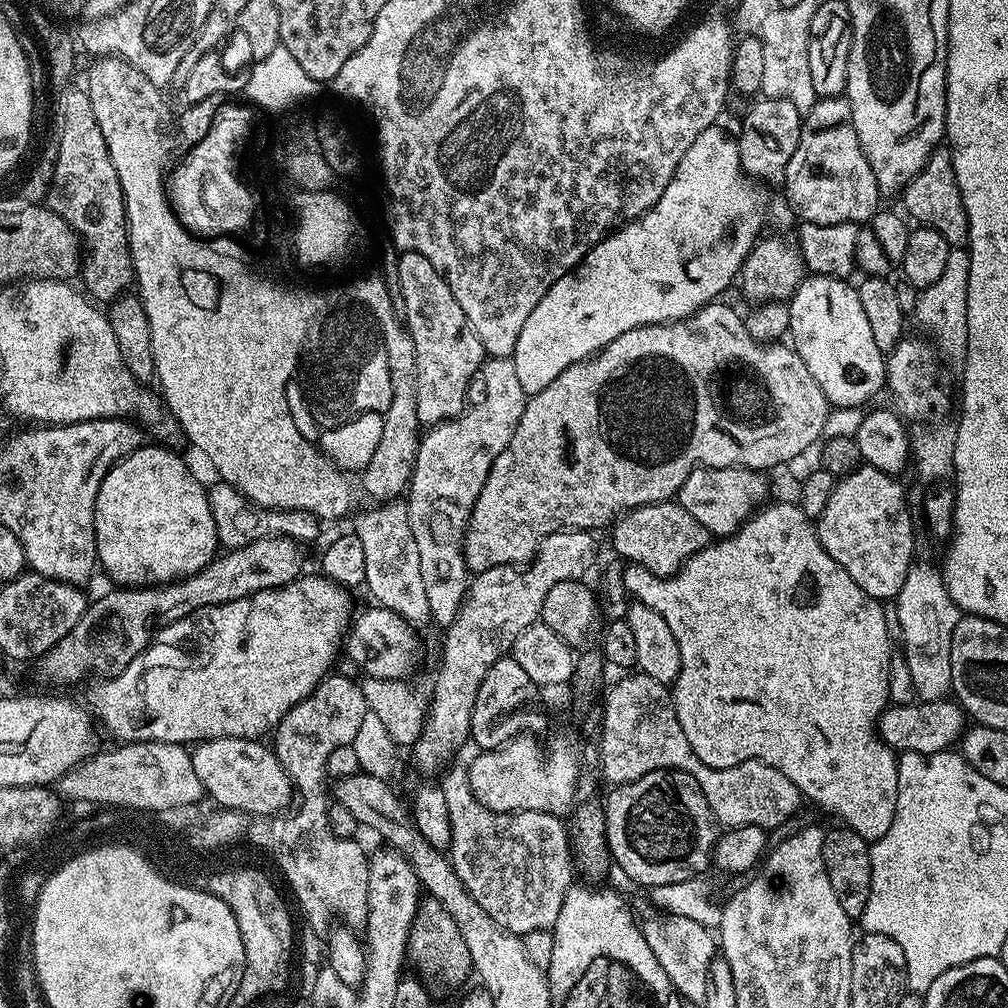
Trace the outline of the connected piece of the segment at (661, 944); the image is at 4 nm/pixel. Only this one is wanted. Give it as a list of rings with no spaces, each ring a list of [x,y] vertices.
[[[657,911],[654,916],[642,920],[646,946],[658,958],[658,966],[666,970],[666,978],[690,1002],[703,1005],[706,998],[706,986],[710,978],[710,962],[718,954],[718,944],[709,929],[698,926],[698,922],[690,922],[690,918],[678,918],[674,914]]]

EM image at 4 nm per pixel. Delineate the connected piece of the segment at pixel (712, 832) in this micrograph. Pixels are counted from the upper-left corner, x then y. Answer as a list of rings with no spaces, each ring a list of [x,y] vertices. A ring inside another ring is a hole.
[[[675,770],[651,772],[628,784],[615,785],[611,791],[603,805],[608,851],[612,854],[615,867],[620,867],[634,883],[648,888],[705,875],[704,871],[712,864],[718,825],[716,815],[710,810],[710,802],[706,802],[706,794],[702,794],[702,786],[698,786],[690,774]]]

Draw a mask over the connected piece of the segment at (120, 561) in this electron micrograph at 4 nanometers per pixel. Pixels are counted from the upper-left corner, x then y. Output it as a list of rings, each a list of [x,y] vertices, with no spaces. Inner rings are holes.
[[[151,442],[113,464],[106,478],[102,478],[102,486],[96,495],[94,530],[99,567],[102,572],[104,568],[113,585],[125,588],[146,588],[184,580],[216,559],[221,547],[214,514],[210,514],[208,488],[200,485],[199,478],[188,469],[187,462],[178,453]]]

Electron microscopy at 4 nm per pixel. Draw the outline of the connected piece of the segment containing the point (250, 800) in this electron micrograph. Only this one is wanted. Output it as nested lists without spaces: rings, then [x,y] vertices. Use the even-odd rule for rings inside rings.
[[[229,736],[201,740],[191,749],[191,753],[194,774],[198,774],[198,782],[202,782],[207,799],[212,799],[221,809],[247,814],[249,817],[272,818],[293,803],[291,778],[278,762],[275,751],[260,740]]]

